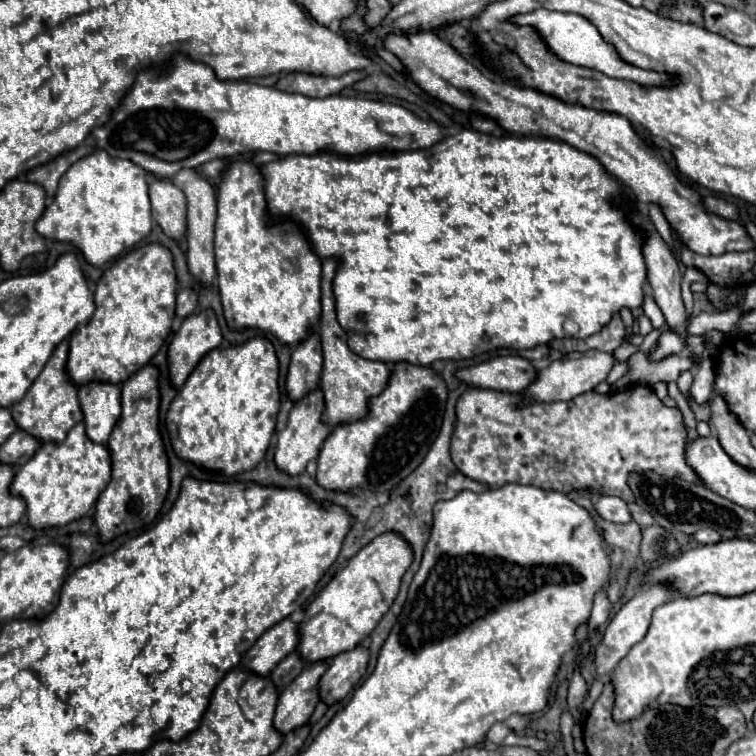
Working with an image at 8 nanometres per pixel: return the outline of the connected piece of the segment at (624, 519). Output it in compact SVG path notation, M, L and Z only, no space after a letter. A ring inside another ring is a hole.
M601 496L599 502L595 504L595 510L599 512L601 518L609 520L609 522L617 522L617 524L627 524L631 522L631 512L625 500L617 498L617 496Z

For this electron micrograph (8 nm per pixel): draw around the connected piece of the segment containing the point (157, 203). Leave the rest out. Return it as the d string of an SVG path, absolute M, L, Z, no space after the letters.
M153 180L149 184L153 218L165 234L181 238L185 234L185 196L169 180Z

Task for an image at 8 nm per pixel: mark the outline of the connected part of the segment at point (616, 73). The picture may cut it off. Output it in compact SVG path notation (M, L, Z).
M539 8L535 12L527 12L527 14L517 14L513 18L509 18L509 22L517 24L517 26L533 26L535 32L545 40L547 48L559 58L565 60L569 64L577 64L577 66L585 66L585 68L593 68L599 70L611 78L623 78L623 80L631 80L637 82L641 86L673 86L679 82L679 76L669 74L669 72L657 72L657 70L643 70L637 68L629 62L625 62L617 48L613 44L609 44L599 30L581 14L567 14L567 12L555 12L555 10L545 10Z

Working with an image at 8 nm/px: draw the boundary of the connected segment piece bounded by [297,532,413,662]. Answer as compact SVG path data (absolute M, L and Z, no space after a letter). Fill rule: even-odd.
M399 532L379 534L363 546L305 610L305 618L299 624L301 642L297 650L301 658L307 662L329 660L361 644L375 630L377 622L389 612L399 594L401 578L411 562L413 548Z

